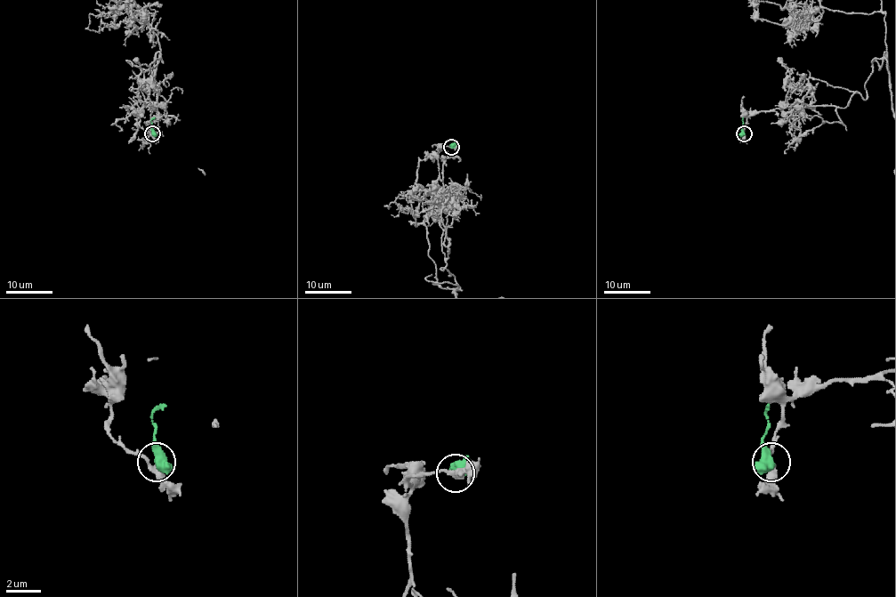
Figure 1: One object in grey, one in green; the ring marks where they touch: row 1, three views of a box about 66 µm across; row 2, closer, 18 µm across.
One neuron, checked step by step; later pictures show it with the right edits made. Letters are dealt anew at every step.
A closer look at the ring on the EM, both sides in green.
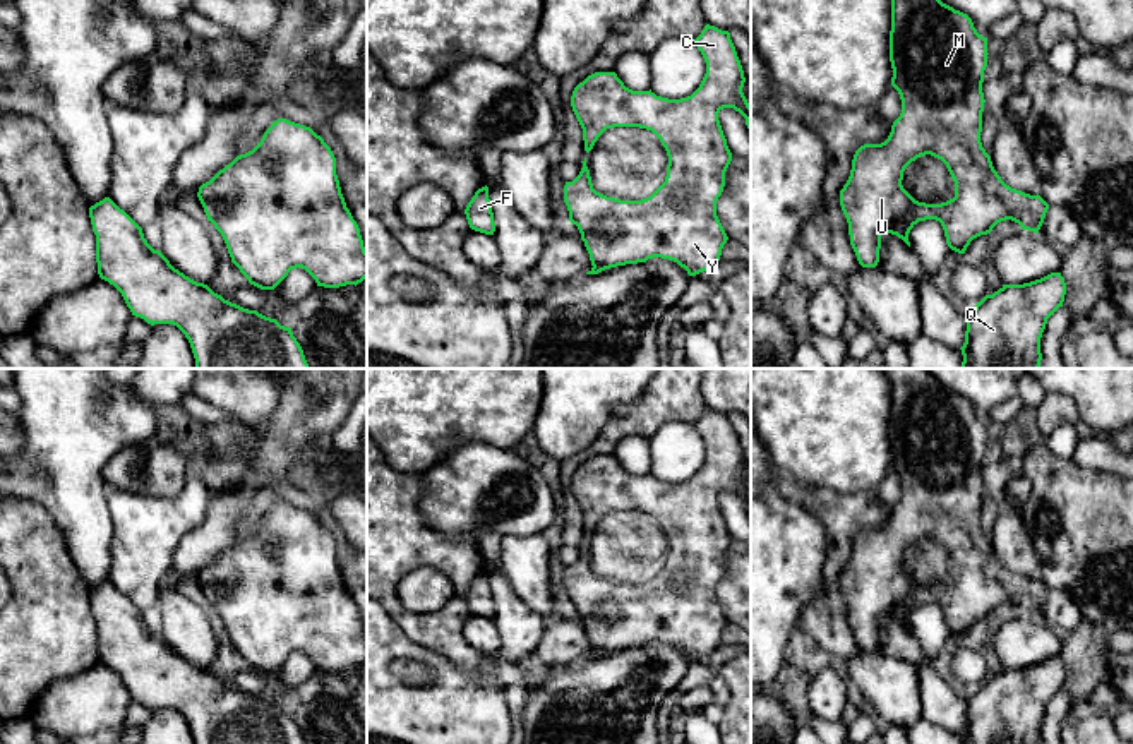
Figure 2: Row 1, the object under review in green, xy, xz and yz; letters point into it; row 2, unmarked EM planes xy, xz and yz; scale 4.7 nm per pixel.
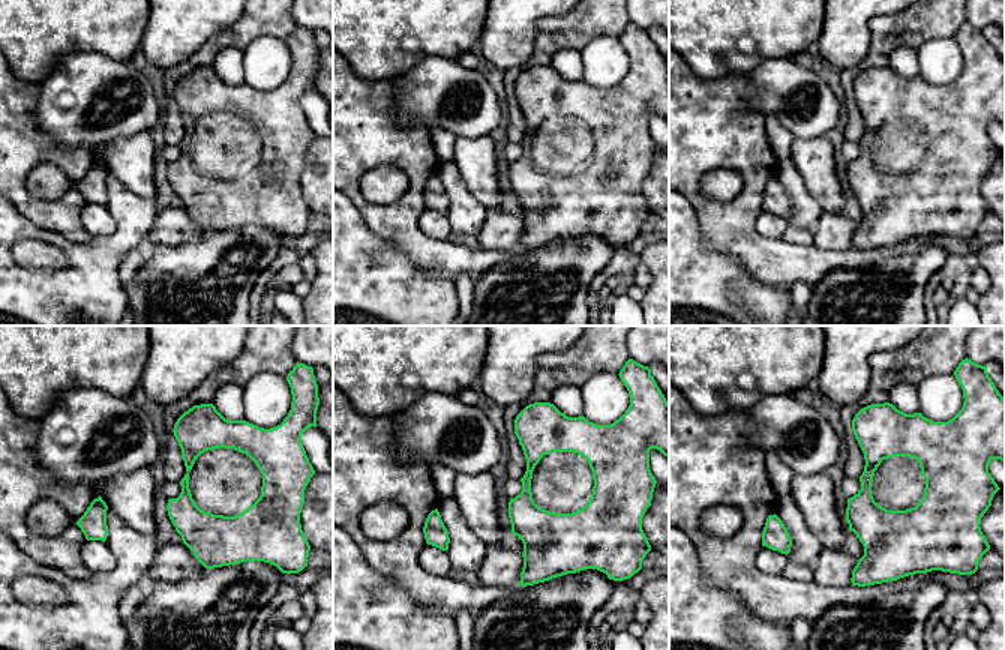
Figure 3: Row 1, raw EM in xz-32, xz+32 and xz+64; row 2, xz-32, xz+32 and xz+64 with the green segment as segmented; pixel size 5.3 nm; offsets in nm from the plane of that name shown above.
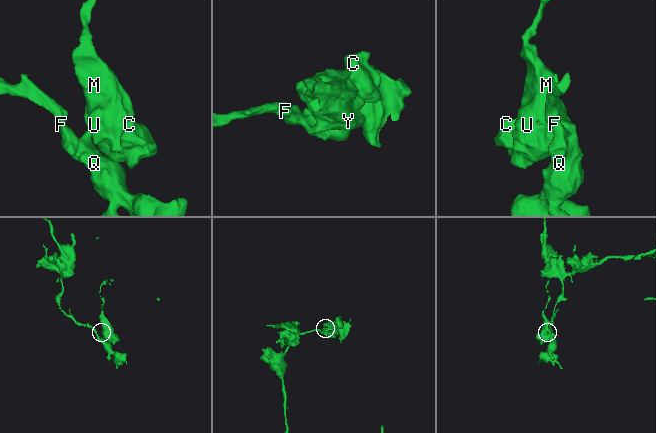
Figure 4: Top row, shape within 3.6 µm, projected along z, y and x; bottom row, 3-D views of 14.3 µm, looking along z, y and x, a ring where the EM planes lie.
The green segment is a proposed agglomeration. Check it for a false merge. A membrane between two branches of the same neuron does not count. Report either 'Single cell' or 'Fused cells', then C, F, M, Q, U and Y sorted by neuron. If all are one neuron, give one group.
Single cell. Groups: C F M Q U Y

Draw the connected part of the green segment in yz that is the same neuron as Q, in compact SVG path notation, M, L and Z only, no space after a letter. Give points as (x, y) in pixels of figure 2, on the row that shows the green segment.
M1061 273L986 295L967 315L962 369L1039 369L1042 333L1064 295Z

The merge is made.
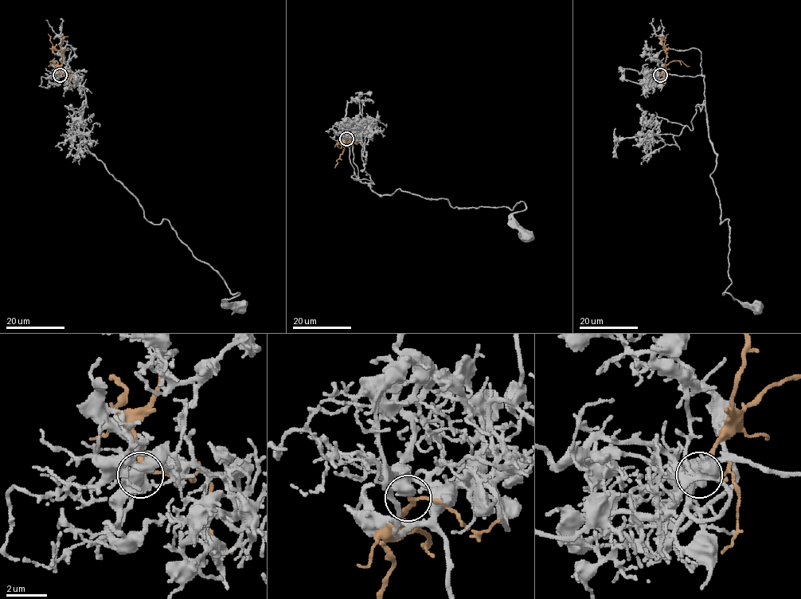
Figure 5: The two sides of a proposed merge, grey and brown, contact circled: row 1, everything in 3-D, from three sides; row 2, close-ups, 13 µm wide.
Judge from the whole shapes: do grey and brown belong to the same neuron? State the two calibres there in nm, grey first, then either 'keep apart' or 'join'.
calibres 500 and 180 nm; keep apart

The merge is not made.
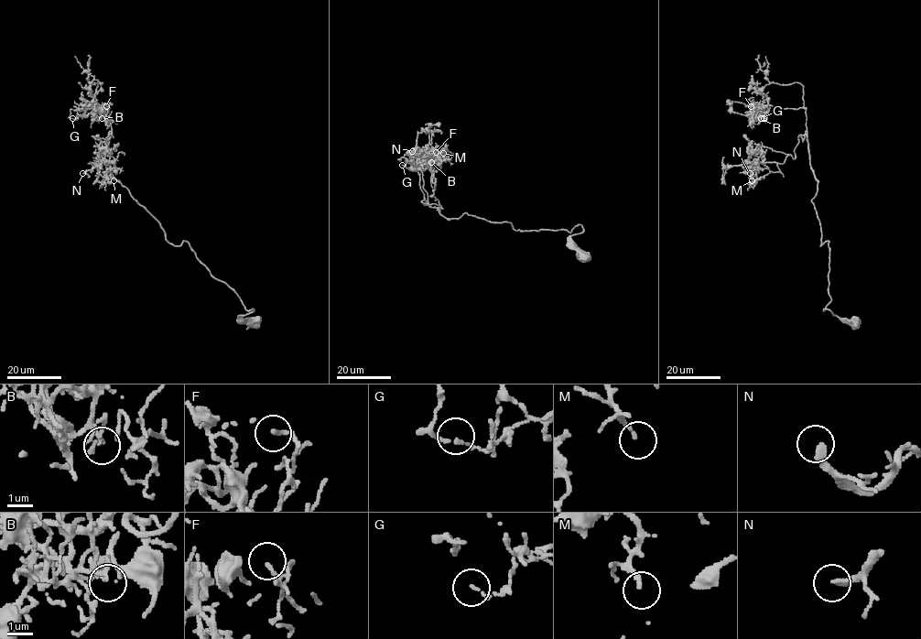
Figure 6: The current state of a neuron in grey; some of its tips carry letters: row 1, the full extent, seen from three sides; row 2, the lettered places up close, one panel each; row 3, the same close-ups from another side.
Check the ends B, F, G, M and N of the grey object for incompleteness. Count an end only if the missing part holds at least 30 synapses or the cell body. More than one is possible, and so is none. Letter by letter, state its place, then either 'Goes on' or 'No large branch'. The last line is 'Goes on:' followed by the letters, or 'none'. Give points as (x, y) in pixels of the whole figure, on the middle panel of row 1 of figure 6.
B: Place: (431, 162). Goes on
F: Place: (436, 152). No large branch
G: Place: (402, 165). No large branch
M: Place: (443, 153). Goes on
N: Place: (412, 151). No large branch
Goes on: B, M

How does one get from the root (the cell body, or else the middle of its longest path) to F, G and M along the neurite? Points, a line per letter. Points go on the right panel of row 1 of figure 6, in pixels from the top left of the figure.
F: (856, 321), (824, 310), (829, 248), (811, 201), (806, 107), (765, 105), (753, 115), (751, 106)
G: (856, 321), (824, 310), (829, 248), (820, 245), (811, 201), (818, 180), (806, 107), (769, 105), (763, 118)
M: (856, 321), (824, 310), (829, 248), (820, 245), (807, 134), (782, 173), (752, 167), (752, 180)

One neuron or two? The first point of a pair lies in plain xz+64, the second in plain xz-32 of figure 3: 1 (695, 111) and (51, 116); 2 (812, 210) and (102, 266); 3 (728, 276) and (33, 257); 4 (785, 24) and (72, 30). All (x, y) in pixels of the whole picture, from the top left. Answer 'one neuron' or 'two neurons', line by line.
1: two neurons
2: one neuron
3: two neurons
4: one neuron

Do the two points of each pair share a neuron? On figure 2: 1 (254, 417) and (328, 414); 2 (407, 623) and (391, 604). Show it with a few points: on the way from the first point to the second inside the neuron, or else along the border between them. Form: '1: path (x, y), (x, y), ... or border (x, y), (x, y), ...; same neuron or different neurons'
1: border (287, 386), (263, 431); different neurons
2: path (403, 618), (396, 609); same neuron

